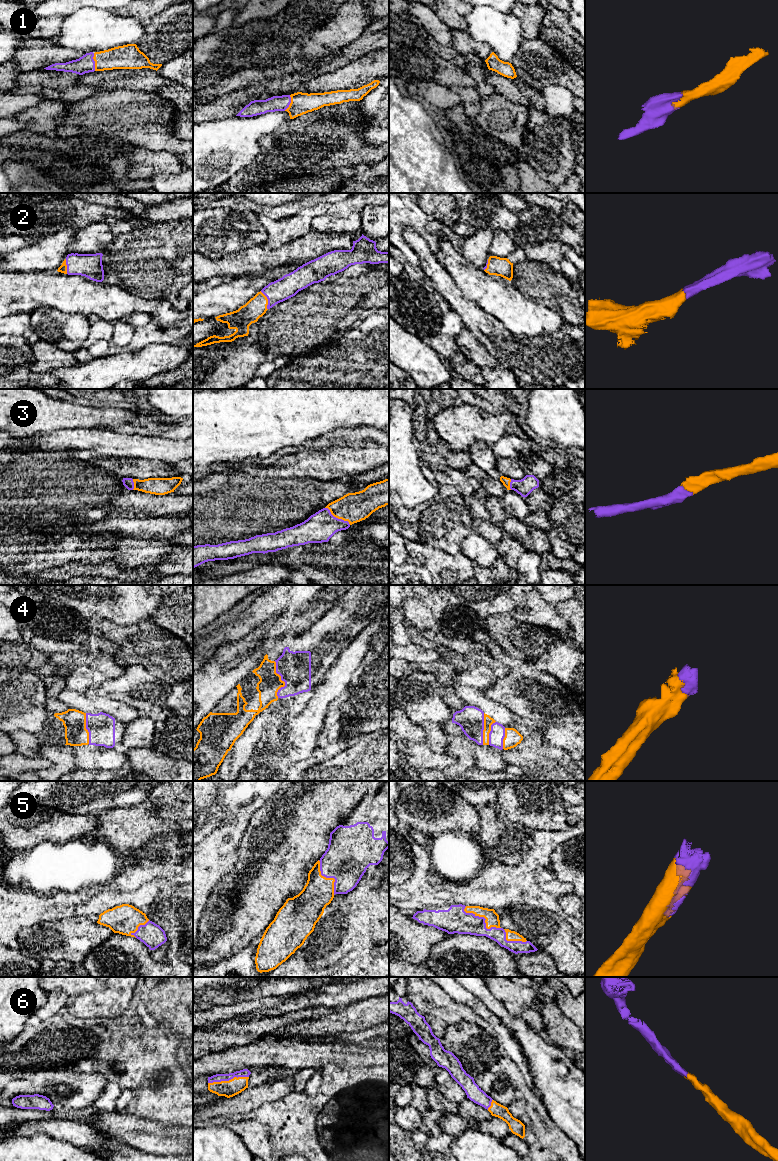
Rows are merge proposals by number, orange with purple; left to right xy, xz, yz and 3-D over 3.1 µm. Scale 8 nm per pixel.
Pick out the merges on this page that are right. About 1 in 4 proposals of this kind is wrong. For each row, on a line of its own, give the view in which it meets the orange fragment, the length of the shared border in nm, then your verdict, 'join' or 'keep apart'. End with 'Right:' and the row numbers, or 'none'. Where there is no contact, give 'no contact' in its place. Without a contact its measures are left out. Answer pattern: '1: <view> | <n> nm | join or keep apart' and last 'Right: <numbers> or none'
1: xy | 140 nm | join
2: xz | 160 nm | join
3: xz | 240 nm | join
4: xz | 300 nm | join
5: yz | 340 nm | join
6: xz | 340 nm | join
Right: 1, 2, 3, 4, 5, 6

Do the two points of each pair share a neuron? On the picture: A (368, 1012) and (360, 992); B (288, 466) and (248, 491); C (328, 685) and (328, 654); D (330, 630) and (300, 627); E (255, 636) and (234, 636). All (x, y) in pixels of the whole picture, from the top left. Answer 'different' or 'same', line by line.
A: different
B: different
C: different
D: different
E: different

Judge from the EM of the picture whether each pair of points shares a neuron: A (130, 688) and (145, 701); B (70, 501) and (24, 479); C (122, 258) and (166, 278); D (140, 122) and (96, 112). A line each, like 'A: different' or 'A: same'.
A: same
B: same
C: same
D: same

